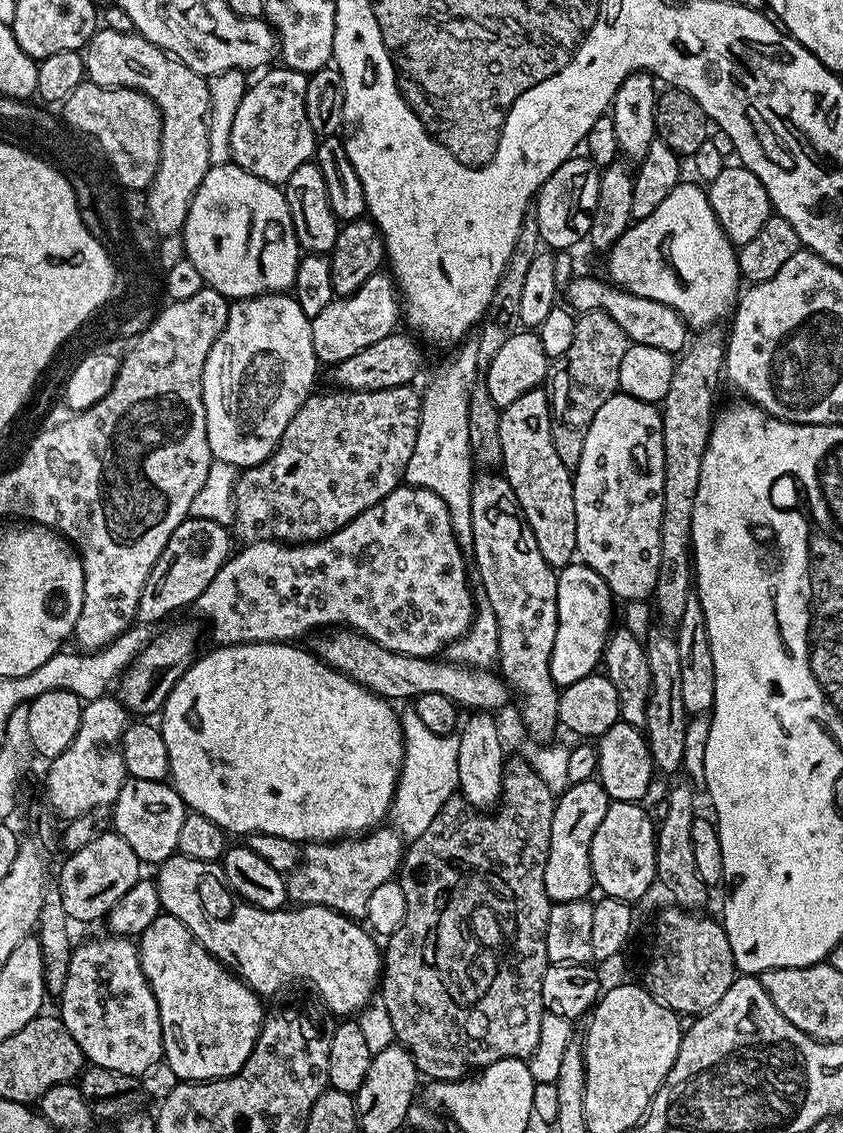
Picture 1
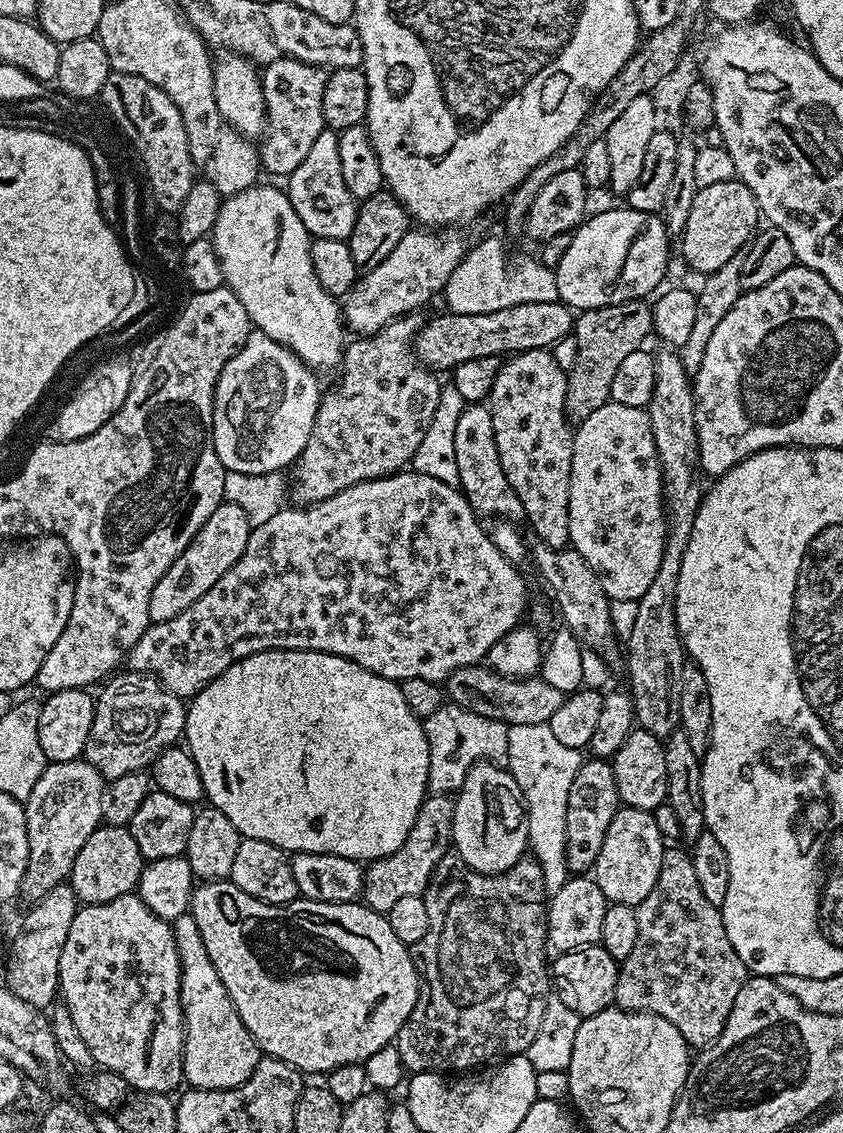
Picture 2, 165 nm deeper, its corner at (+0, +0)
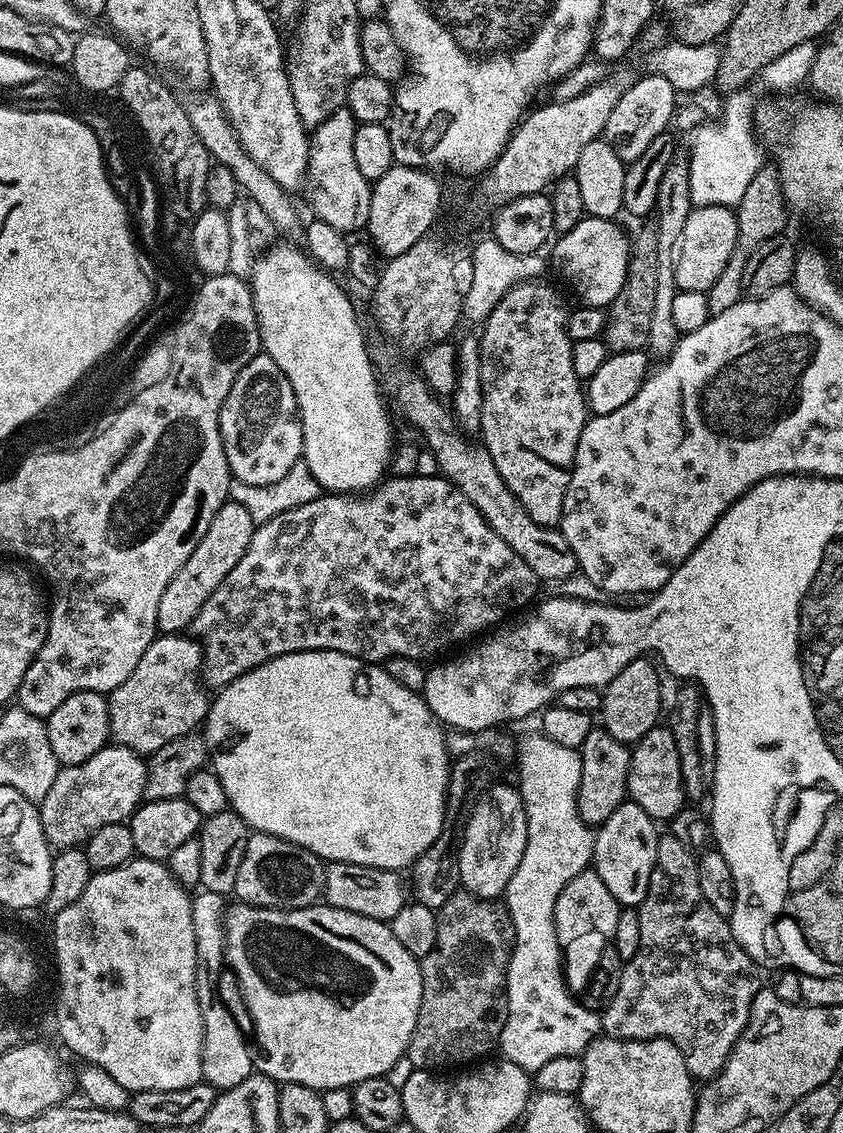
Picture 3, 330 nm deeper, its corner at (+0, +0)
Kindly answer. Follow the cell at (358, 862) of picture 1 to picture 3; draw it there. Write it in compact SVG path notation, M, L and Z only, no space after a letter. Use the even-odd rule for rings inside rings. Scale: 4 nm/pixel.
M461 755L451 765L448 778L448 806L446 809L446 823L440 831L440 837L433 842L430 850L422 854L410 869L410 888L415 899L426 907L439 910L461 887L459 876L459 850L464 836L464 828L468 818L472 815L473 805L478 800L476 791L480 788L480 764L475 755ZM457 762L457 764L456 764ZM416 891L416 892L415 892Z

